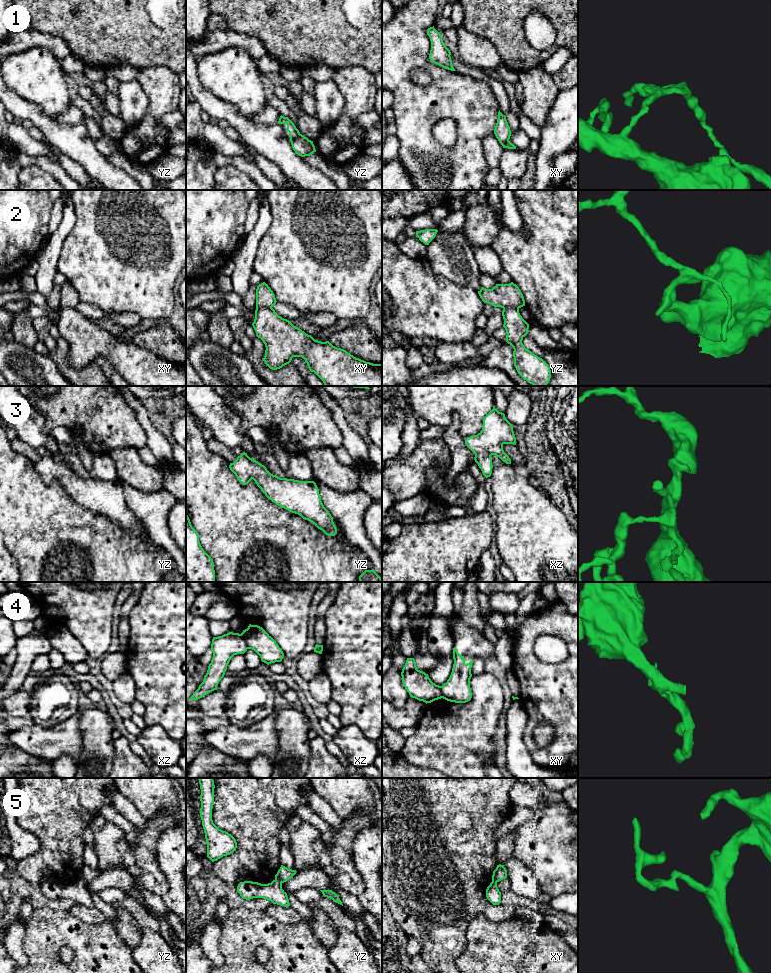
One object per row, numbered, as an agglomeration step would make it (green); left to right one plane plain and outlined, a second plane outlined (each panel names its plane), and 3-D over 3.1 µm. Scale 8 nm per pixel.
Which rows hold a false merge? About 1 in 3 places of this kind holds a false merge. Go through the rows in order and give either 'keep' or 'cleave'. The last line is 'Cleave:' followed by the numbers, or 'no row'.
1: cleave
2: cleave
3: keep
4: cleave
5: cleave
Cleave: 1, 2, 4, 5

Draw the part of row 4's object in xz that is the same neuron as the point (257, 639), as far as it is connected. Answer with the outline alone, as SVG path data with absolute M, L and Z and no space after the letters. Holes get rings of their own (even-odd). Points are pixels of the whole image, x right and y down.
M249 624L241 633L248 649L254 650L267 665L281 662L284 653L276 641L260 626Z

